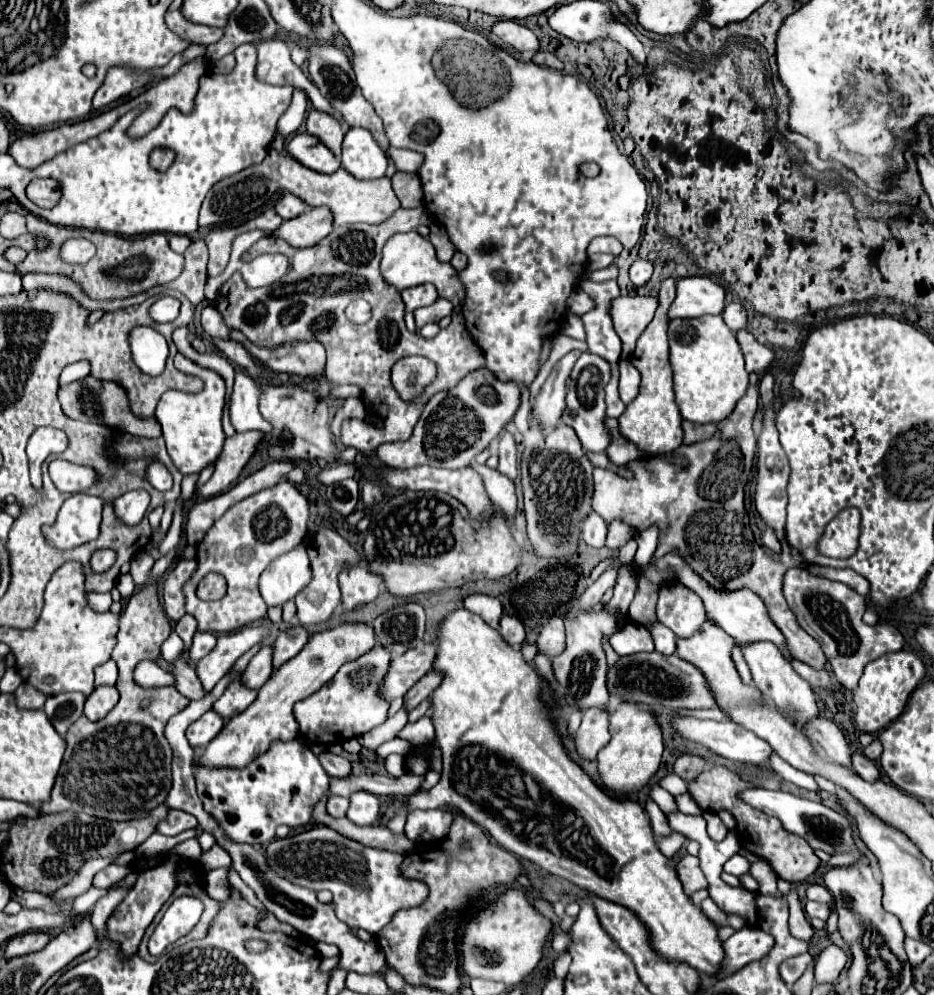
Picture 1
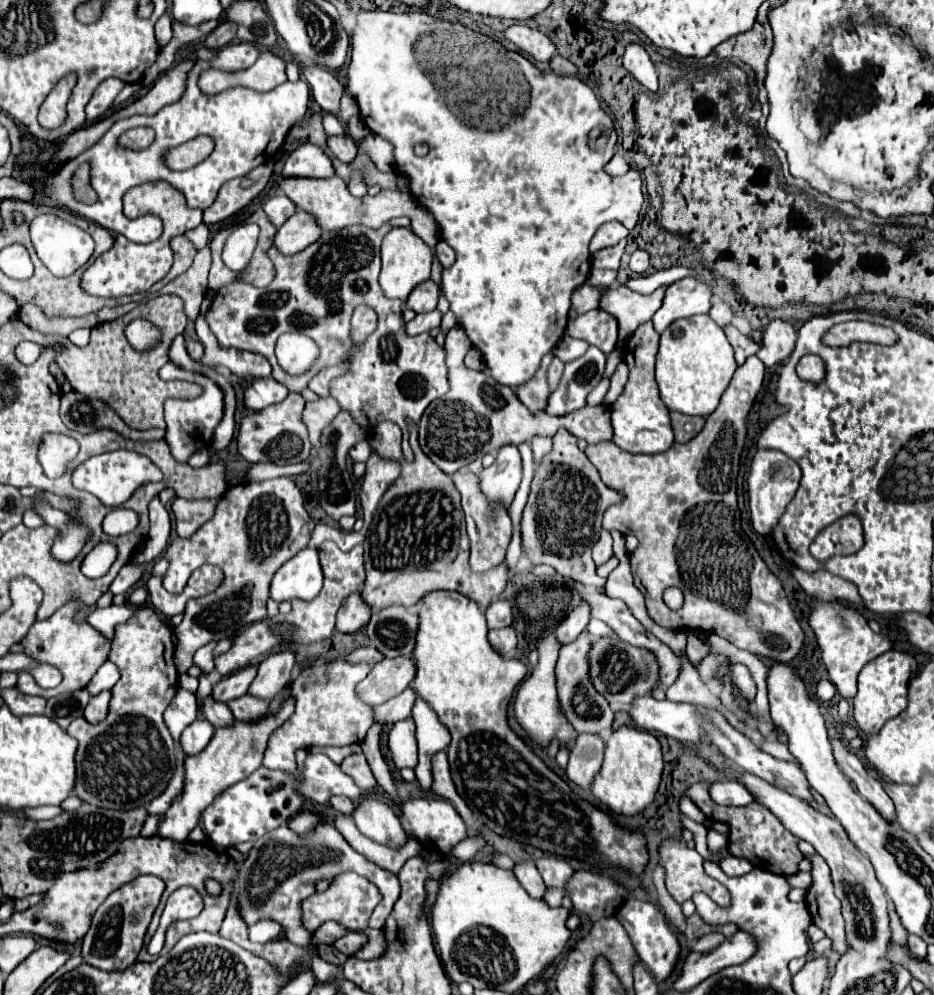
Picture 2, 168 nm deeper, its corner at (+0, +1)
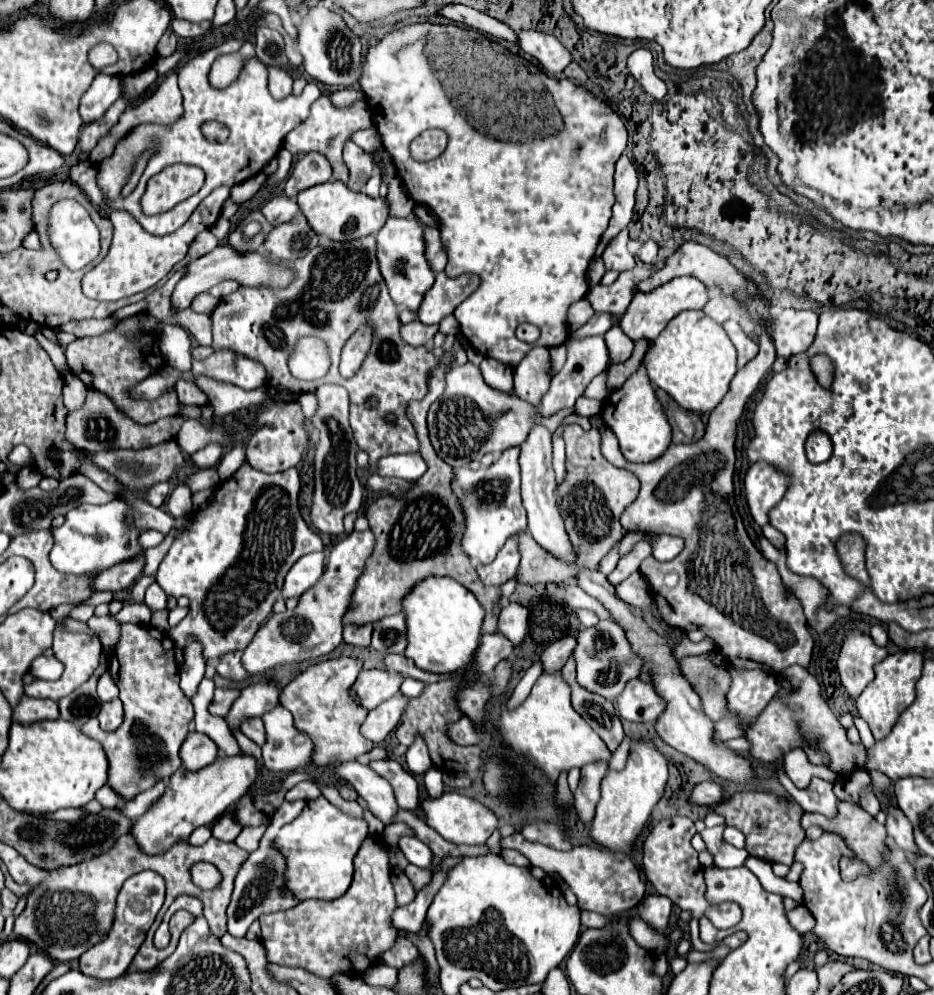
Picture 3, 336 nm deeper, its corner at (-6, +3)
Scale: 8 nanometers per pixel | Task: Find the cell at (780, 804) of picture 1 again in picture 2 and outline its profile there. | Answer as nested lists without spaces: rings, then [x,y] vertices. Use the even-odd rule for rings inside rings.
[[[733,780],[711,784],[709,794],[717,804],[731,804],[731,806],[753,804],[753,794],[749,796],[745,786],[741,786],[739,782],[733,782]]]

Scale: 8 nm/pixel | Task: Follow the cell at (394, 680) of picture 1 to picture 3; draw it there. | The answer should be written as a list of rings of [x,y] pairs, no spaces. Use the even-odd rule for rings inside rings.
[[[361,670],[351,688],[351,694],[361,706],[373,710],[381,702],[395,696],[399,692],[401,682],[401,674],[389,674],[387,670]]]

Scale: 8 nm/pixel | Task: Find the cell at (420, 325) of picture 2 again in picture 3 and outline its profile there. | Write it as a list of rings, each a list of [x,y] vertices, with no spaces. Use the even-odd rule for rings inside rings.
[[[413,320],[405,326],[401,326],[401,338],[409,344],[409,346],[427,346],[431,348],[433,346],[433,336],[437,334],[439,326],[427,326],[419,320]]]

